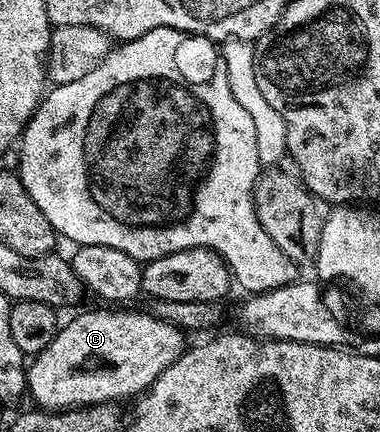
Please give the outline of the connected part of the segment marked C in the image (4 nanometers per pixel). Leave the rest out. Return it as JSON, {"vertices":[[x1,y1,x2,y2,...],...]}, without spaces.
{"vertices":[[81,312,74,320,58,327,55,338,47,350,32,357,27,368,27,392,38,409,68,410,71,408,90,408,92,404,111,404,122,402,130,396,136,398,150,388,186,351,186,333,175,324,168,324,159,318,141,312]]}

